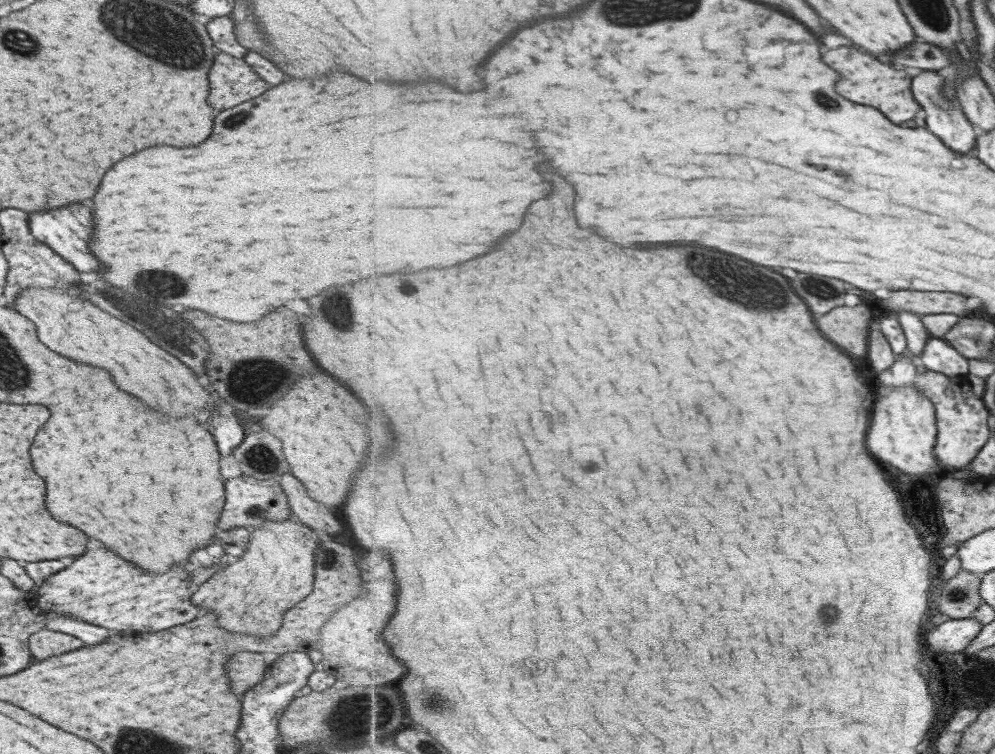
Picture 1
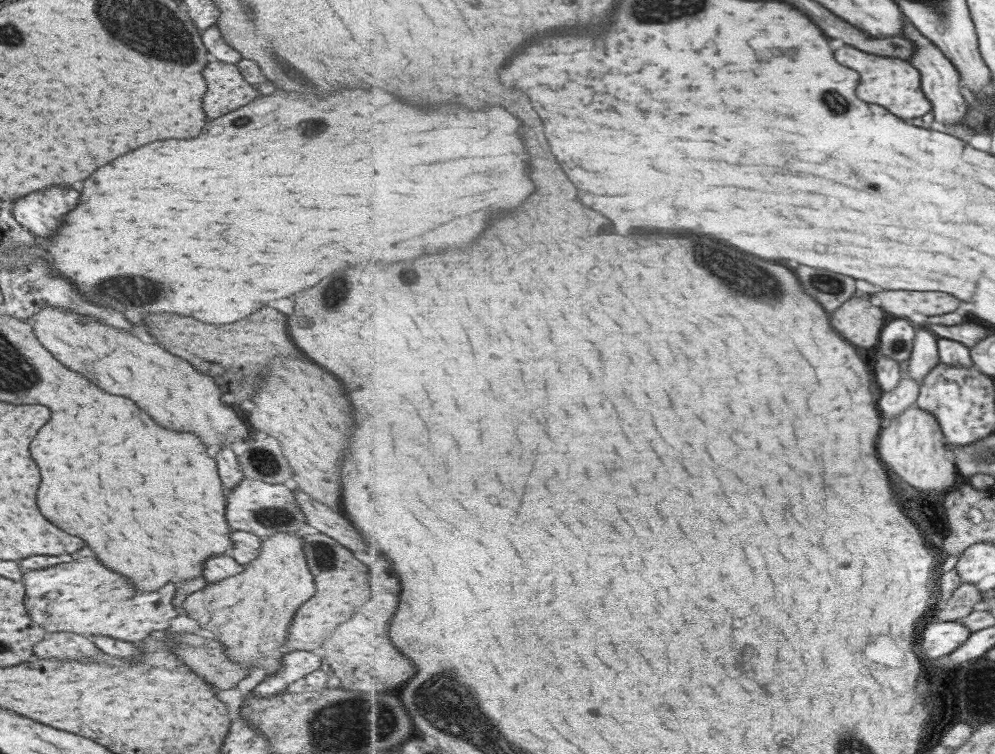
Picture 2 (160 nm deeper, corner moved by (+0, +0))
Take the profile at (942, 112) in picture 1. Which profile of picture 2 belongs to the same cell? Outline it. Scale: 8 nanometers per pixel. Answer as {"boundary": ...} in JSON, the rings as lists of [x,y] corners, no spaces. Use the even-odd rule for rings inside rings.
{"boundary":[[[905,18],[903,36],[914,44],[915,56],[910,63],[916,66],[922,74],[922,87],[927,98],[933,103],[934,120],[944,124],[951,134],[959,138],[967,138],[975,133],[968,124],[964,124],[964,118],[968,115],[969,102],[961,86],[961,73],[943,52],[930,38],[927,38],[913,23]]]}

